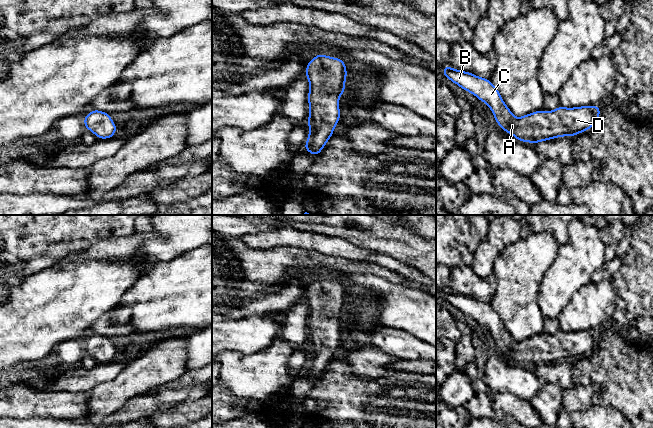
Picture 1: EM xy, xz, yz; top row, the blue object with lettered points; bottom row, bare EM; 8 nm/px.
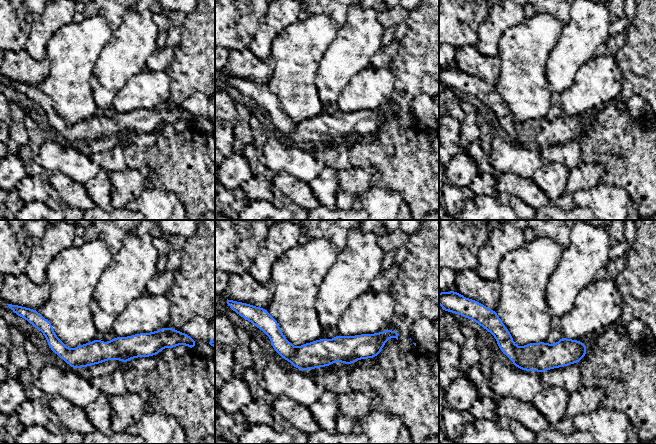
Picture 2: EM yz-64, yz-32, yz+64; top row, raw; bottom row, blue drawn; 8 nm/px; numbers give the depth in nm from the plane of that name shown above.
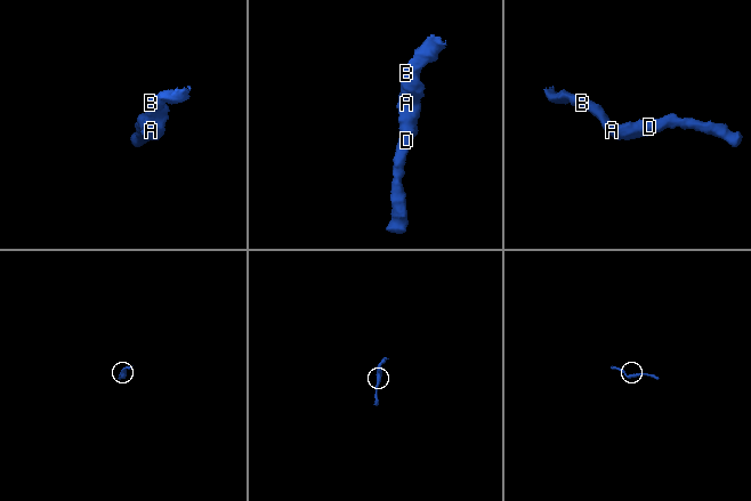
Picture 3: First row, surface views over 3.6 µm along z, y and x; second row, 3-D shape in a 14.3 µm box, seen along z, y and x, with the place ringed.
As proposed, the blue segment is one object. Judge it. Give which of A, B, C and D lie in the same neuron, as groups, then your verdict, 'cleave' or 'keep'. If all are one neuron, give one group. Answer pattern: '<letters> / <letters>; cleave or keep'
A B C D; keep

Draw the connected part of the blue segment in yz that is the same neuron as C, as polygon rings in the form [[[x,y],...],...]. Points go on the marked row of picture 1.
[[[447,65],[443,66],[443,75],[486,103],[497,124],[518,141],[535,144],[557,137],[575,136],[592,128],[600,115],[600,106],[565,108],[560,105],[553,111],[540,110],[516,118],[490,79],[456,70]]]

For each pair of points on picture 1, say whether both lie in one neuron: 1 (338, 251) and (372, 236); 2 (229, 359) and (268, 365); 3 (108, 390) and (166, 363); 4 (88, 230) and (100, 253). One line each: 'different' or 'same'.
1: different
2: same
3: same
4: different

